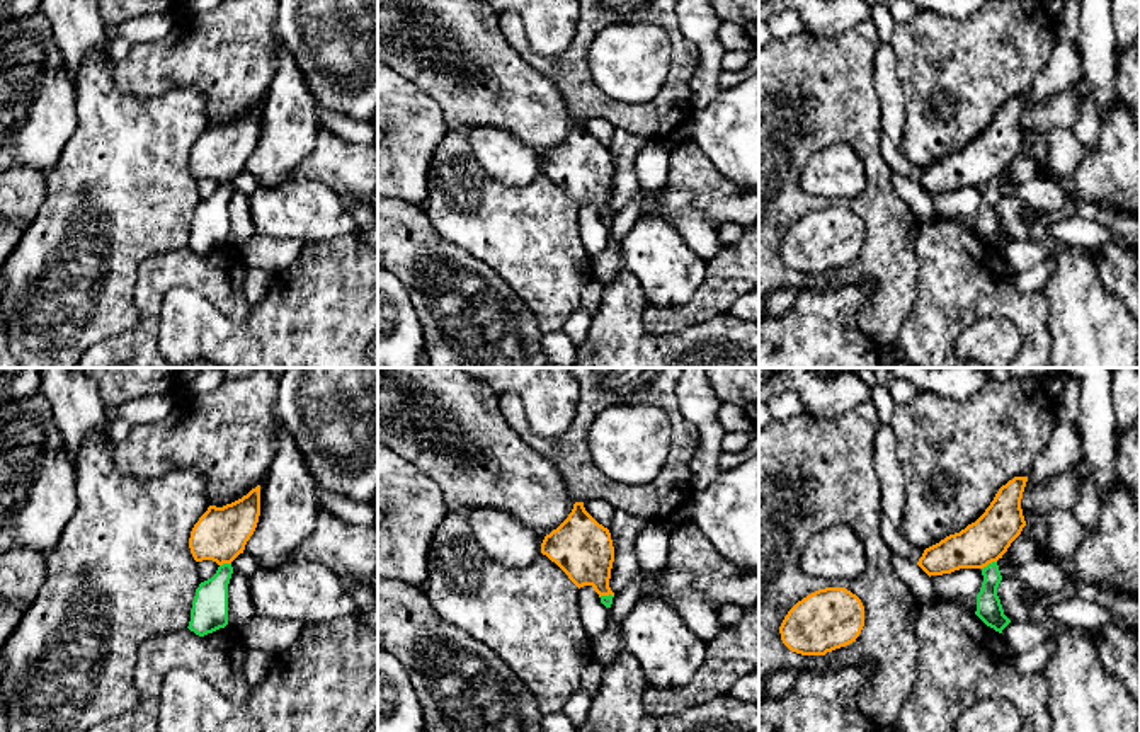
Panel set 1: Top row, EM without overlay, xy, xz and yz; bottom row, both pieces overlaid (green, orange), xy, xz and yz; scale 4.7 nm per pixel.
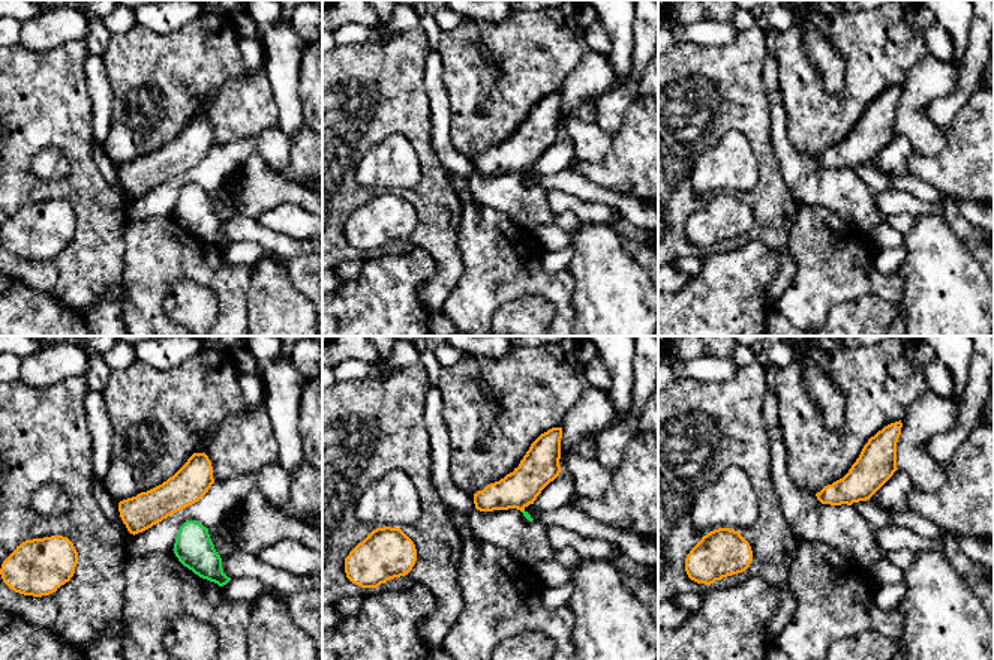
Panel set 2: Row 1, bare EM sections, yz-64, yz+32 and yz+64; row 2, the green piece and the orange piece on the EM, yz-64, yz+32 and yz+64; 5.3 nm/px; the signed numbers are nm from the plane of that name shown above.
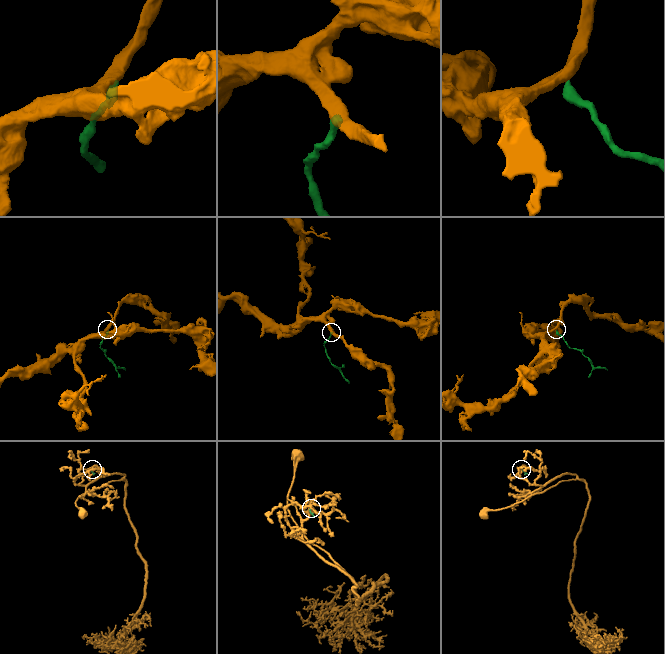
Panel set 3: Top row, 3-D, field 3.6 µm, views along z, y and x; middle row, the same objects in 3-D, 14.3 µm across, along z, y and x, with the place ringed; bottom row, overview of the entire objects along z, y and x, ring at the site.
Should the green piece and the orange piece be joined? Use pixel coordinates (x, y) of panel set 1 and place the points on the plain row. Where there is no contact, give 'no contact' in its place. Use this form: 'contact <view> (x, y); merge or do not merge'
contact yz (989, 182); do not merge

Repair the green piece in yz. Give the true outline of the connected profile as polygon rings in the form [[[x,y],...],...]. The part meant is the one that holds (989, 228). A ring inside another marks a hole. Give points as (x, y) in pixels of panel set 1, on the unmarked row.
[[[997,180],[989,182],[982,187],[983,201],[977,213],[977,230],[975,233],[990,247],[1002,252],[1002,249],[1011,242],[1004,233],[1000,218],[997,214],[997,206],[1002,199]]]

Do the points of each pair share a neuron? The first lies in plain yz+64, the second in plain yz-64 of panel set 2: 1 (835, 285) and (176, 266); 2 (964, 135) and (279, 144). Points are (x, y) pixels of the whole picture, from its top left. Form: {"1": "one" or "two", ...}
{"1": "one", "2": "two"}

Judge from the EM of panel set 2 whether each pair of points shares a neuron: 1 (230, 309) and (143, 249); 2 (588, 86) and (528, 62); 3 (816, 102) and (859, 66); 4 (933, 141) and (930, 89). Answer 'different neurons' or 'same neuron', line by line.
1: same neuron
2: different neurons
3: same neuron
4: same neuron

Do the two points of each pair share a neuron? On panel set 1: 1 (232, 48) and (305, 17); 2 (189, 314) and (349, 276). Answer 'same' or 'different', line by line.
1: different
2: same

